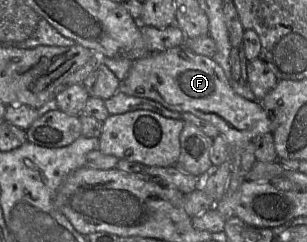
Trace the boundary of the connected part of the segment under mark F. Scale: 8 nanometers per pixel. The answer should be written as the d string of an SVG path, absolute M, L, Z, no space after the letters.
M177 46L132 61L132 67L120 90L127 95L159 102L165 108L179 113L192 113L214 125L229 145L229 158L198 177L197 189L204 191L215 203L225 192L232 159L239 146L259 135L272 133L273 121L259 101L249 101L230 86L222 68L212 59L196 54L185 46Z

